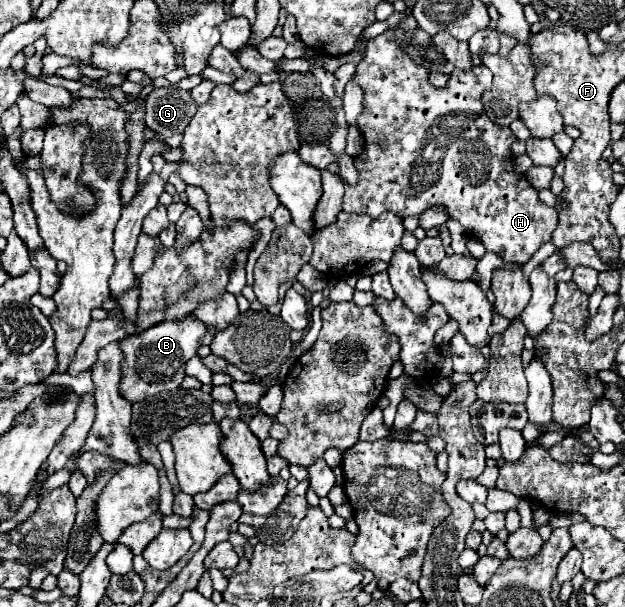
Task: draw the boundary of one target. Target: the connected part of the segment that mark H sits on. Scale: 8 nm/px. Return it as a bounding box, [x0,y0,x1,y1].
[342,16,558,264]

